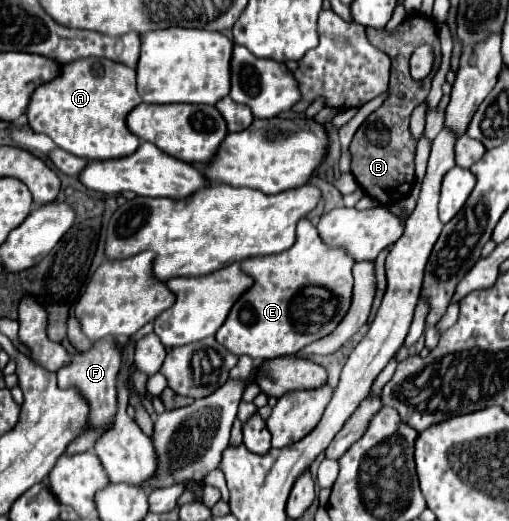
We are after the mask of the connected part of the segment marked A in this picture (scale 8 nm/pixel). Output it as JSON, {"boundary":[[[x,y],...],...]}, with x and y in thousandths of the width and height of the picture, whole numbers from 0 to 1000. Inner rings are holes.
{"boundary":[[[153,111],[118,131],[118,142],[75,165],[51,207],[67,253],[90,257],[122,288],[169,307],[216,307],[259,296],[275,269],[248,246],[248,223],[279,196],[267,173],[267,138],[212,111]]]}

